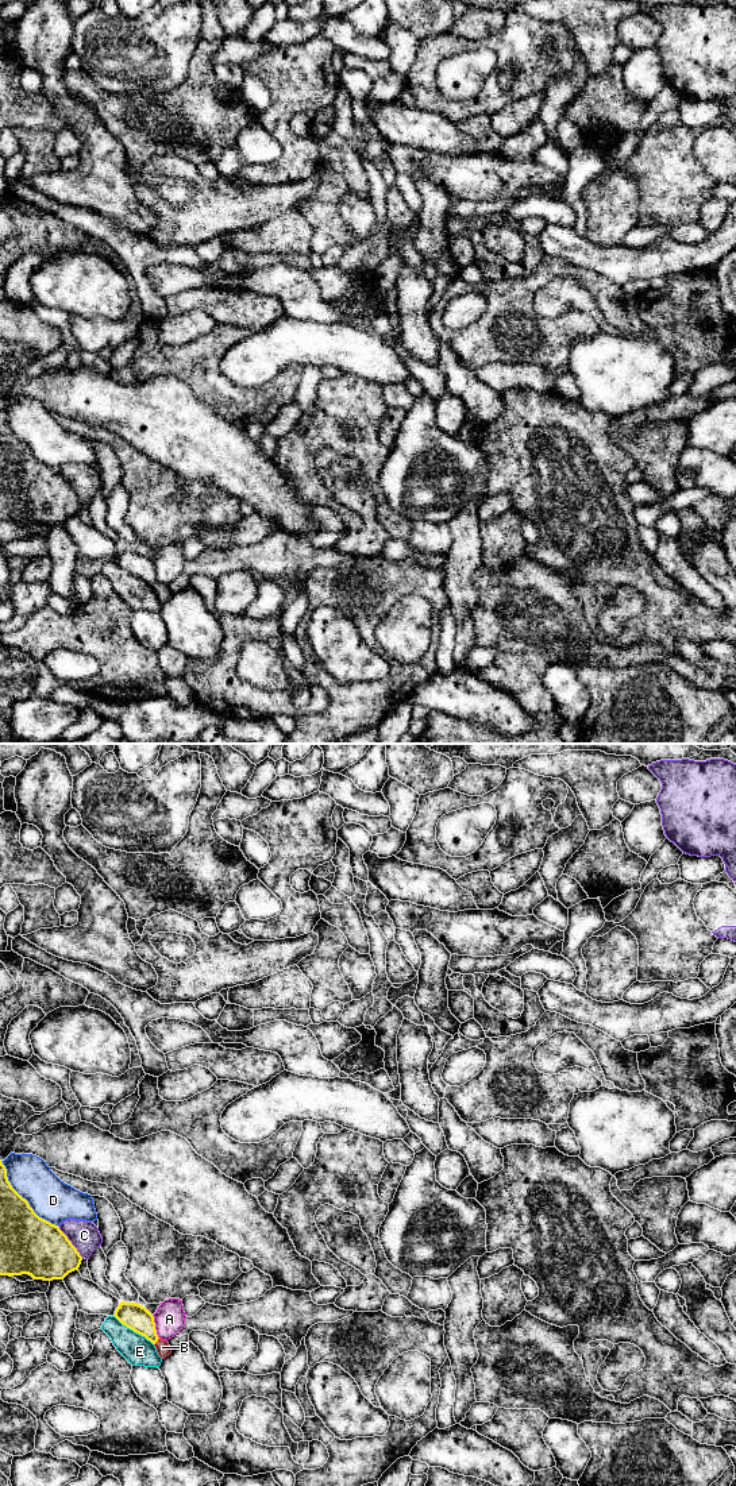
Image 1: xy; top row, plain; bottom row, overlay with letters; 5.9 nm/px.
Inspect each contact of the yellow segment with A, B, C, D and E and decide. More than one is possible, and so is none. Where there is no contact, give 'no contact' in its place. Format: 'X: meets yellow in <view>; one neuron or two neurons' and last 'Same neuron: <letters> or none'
A: meets yellow in xy; two neurons
B: meets yellow in xy; one neuron
C: meets yellow in xy; two neurons
D: meets yellow in xy; two neurons
E: meets yellow in xy; two neurons
Same neuron: B

